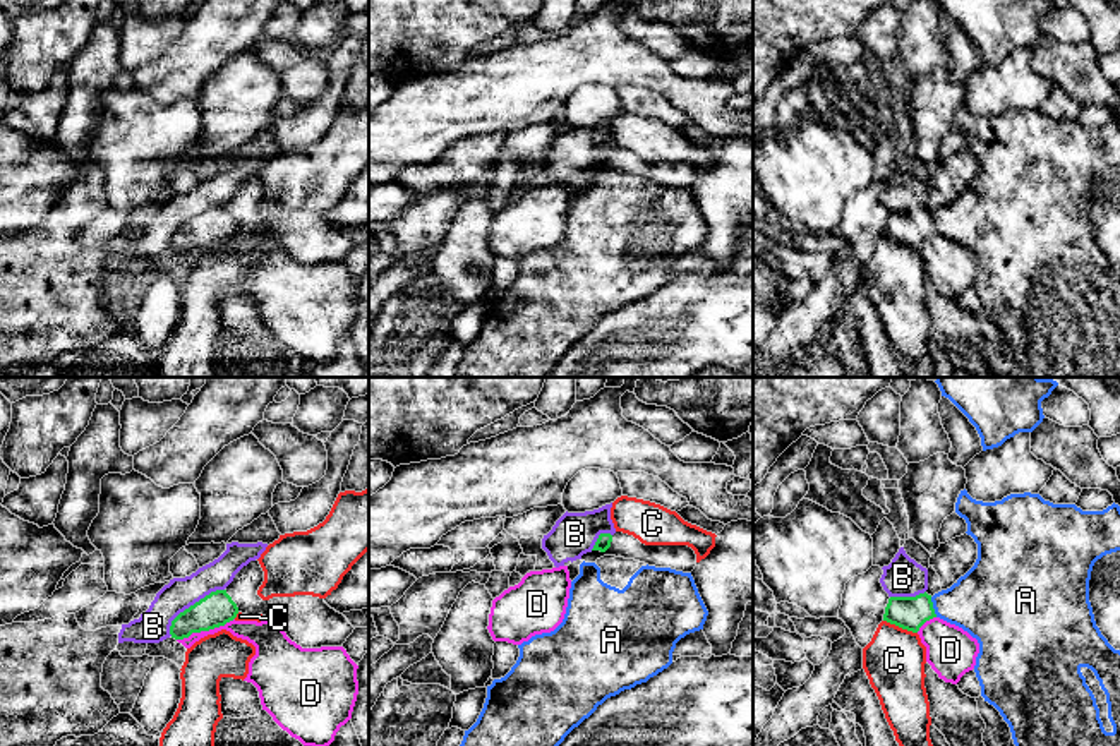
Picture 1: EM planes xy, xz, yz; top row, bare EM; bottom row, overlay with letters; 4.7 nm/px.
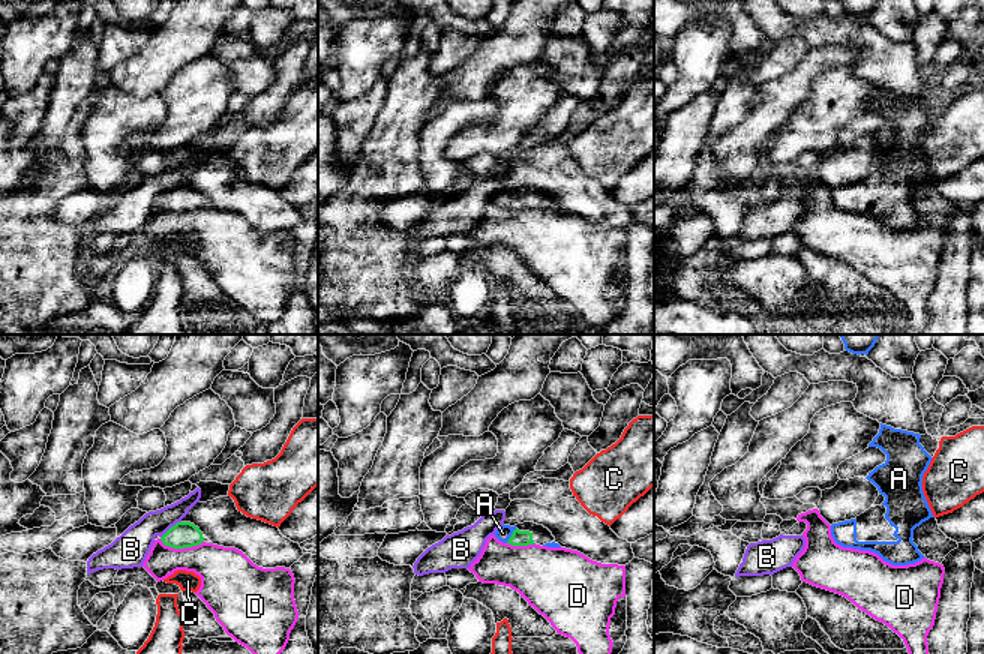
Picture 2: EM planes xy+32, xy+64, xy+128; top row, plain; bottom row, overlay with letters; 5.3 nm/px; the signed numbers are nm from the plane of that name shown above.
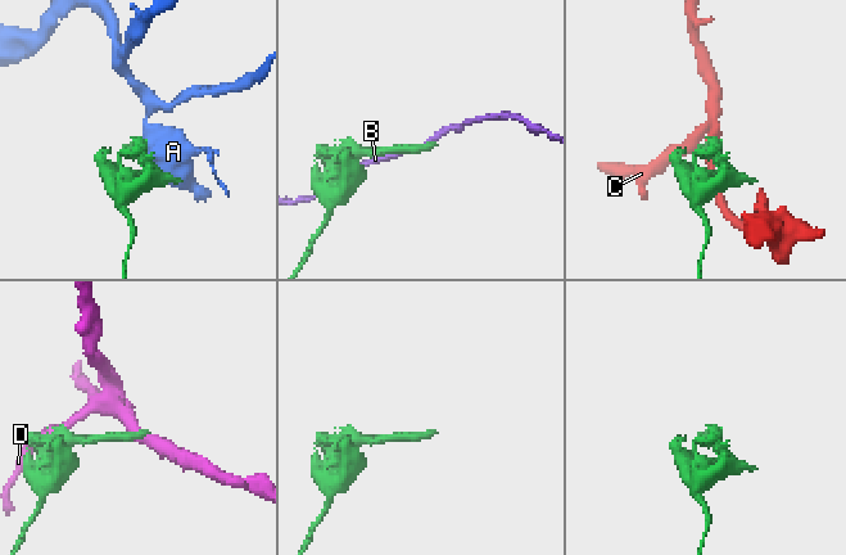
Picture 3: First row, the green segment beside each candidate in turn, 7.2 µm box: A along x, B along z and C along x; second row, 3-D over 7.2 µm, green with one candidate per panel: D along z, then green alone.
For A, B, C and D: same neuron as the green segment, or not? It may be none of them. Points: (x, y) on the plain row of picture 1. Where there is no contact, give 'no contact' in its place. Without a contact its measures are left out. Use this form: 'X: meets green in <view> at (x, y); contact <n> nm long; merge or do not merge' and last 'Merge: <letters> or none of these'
A: meets green in yz at (932, 223); contact 100 nm long; merge
B: meets green in xy at (191, 222); contact 340 nm long; do not merge
C: meets green in yz at (901, 242); contact 170 nm long; do not merge
D: meets green in xy at (204, 246); contact 300 nm long; do not merge
Merge: A

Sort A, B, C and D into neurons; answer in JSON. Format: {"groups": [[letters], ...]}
{"groups": [["A"], ["B"], ["C"], ["D"]]}

